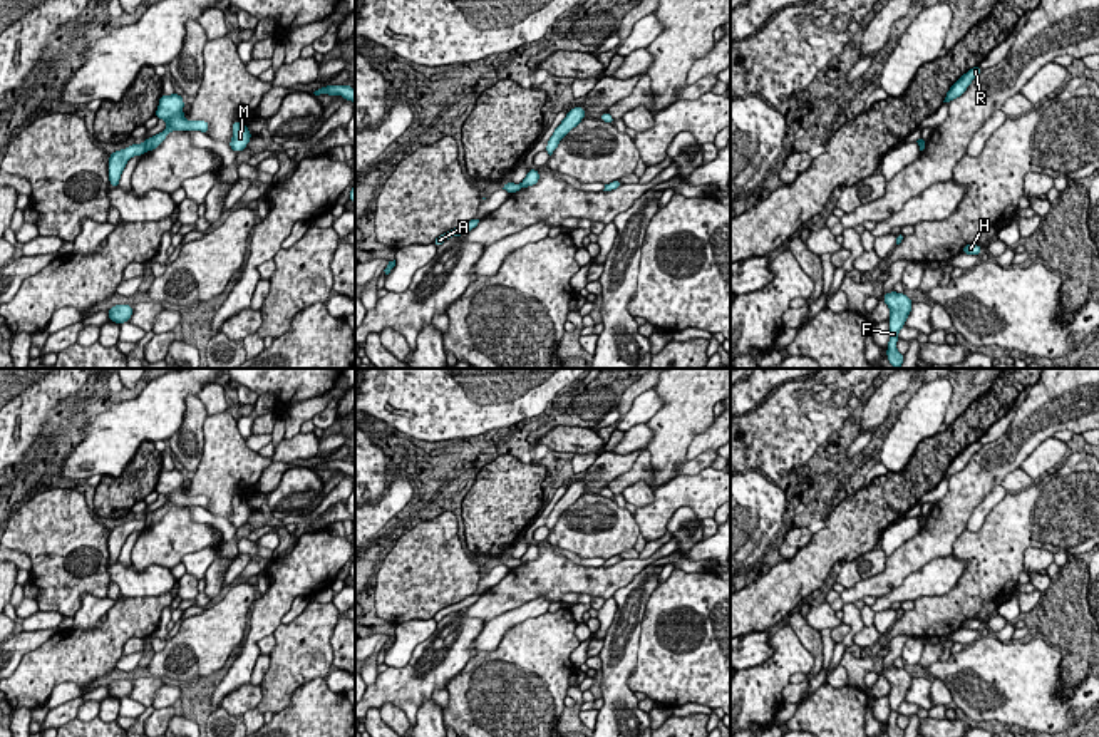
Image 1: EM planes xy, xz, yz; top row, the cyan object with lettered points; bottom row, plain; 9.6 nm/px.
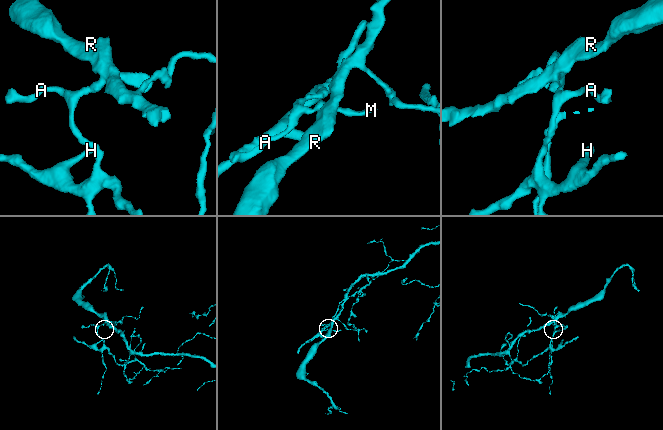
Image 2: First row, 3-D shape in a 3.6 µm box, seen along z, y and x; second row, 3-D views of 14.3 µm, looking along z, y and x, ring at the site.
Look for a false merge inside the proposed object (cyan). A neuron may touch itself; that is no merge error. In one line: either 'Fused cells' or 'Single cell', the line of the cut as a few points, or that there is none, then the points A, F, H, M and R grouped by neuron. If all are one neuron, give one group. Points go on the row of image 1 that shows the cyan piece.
Fused cells. Split along xy (144, 143), (146, 149). Groups: A F H / M R

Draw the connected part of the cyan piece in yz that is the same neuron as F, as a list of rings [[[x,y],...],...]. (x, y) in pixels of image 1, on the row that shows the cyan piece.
[[[895,290],[891,293],[883,295],[883,300],[891,312],[888,320],[890,342],[888,342],[886,357],[895,368],[900,368],[905,360],[905,355],[901,355],[896,350],[896,342],[900,340],[898,332],[905,327],[905,322],[911,312],[913,302],[905,293],[896,293]]]

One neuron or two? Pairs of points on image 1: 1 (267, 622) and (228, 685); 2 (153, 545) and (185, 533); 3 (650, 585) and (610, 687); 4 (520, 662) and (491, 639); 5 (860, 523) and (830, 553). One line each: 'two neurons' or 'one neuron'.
1: one neuron
2: one neuron
3: one neuron
4: two neurons
5: one neuron

